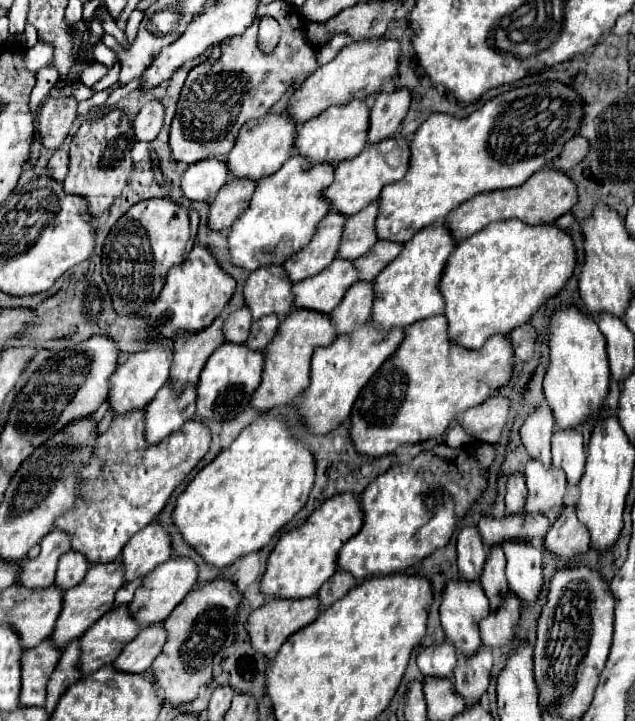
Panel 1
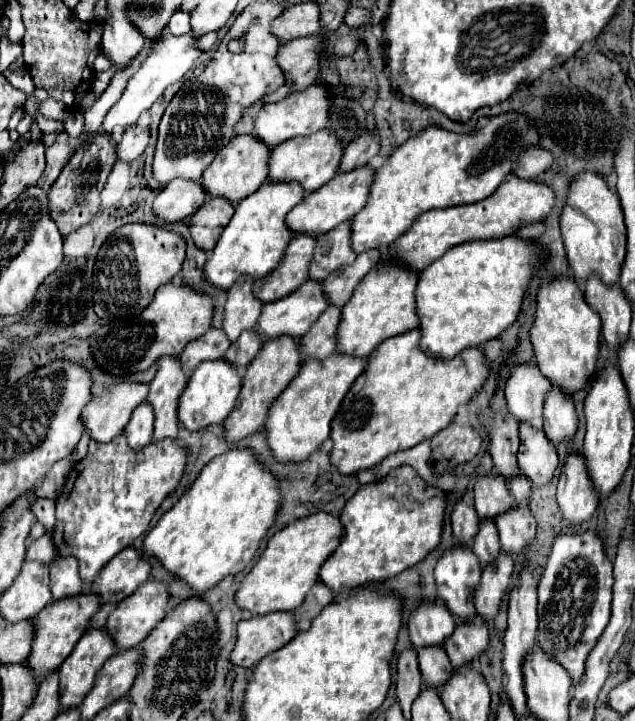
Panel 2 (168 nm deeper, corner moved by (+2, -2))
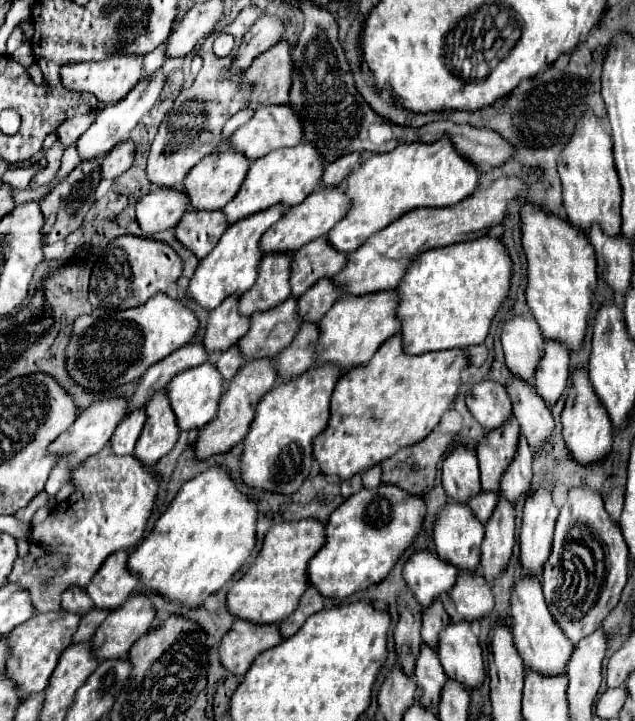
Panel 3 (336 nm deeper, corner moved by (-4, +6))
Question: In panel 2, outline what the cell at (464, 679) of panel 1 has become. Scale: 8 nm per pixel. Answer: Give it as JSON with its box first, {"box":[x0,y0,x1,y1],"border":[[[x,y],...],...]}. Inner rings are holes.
{"box":[448,617,488,669],"border":[[[476,617],[472,625],[460,625],[456,627],[456,633],[448,639],[448,659],[454,669],[462,669],[478,657],[486,645],[488,645],[488,623],[482,617]]]}

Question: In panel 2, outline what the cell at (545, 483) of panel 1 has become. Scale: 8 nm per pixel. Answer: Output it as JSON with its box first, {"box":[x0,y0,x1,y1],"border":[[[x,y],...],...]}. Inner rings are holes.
{"box":[518,425,558,485],"border":[[[520,425],[520,449],[518,449],[520,473],[534,485],[548,485],[558,469],[558,453],[546,439],[544,431]]]}

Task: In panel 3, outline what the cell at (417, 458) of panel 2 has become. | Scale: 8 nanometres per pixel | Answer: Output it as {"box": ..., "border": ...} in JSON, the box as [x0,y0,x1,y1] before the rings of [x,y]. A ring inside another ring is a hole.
{"box":[362,465,380,489],"border":[[[374,465],[370,471],[364,471],[362,473],[362,487],[366,489],[374,489],[380,485],[380,465]]]}

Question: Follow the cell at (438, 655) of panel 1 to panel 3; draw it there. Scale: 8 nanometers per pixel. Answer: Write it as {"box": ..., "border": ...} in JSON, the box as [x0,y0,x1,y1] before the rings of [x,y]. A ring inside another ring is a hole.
{"box":[404,549,458,607],"border":[[[418,549],[404,563],[404,579],[422,607],[428,607],[440,593],[454,587],[458,569],[436,557],[430,549]]]}

